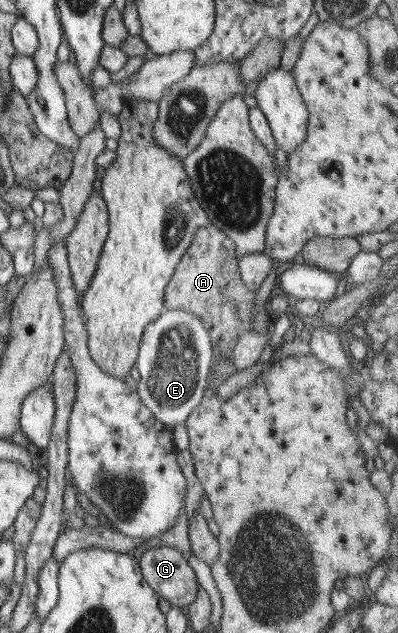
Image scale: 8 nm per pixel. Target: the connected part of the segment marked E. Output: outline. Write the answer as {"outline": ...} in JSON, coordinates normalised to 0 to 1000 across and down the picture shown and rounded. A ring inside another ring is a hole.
{"outline":[[[417,485],[407,496],[364,518],[352,540],[339,575],[354,594],[344,622],[402,667],[435,676],[462,668],[475,654],[505,637],[533,572],[533,540],[510,506],[467,487]]]}

